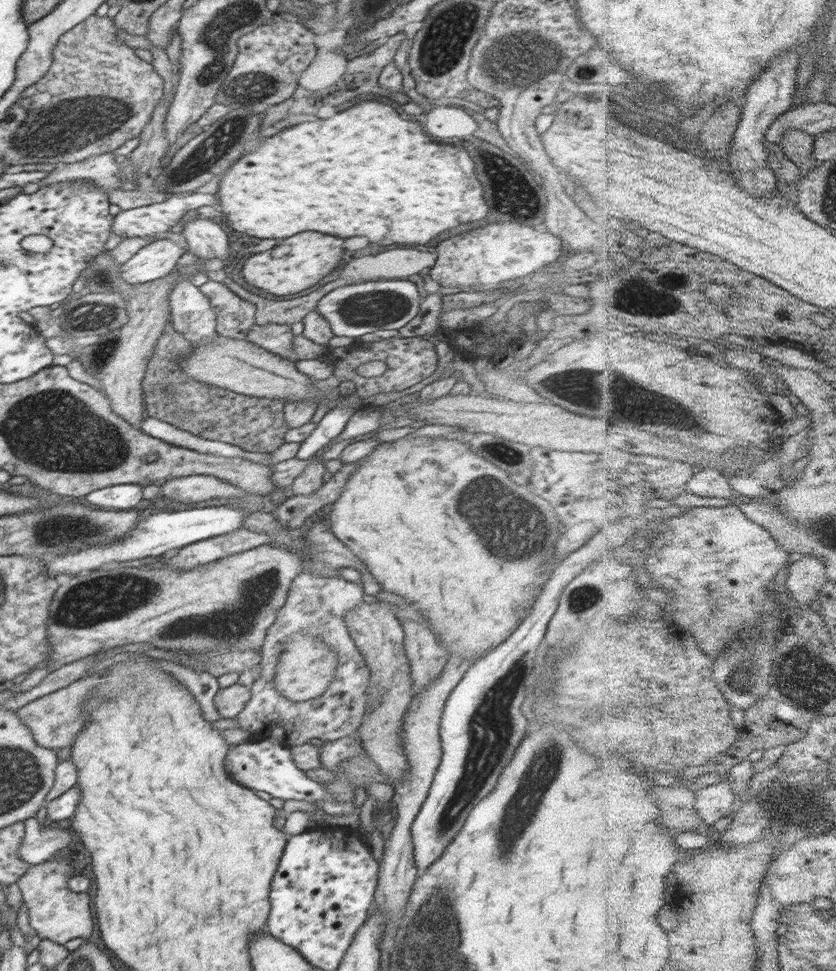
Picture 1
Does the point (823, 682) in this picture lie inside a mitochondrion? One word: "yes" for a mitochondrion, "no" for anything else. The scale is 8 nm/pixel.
yes

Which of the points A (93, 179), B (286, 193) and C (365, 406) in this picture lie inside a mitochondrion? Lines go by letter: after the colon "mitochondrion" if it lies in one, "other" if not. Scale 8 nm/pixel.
A: other
B: other
C: other

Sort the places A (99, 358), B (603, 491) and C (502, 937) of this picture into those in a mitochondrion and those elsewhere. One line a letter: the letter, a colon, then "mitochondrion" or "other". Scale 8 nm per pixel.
A: mitochondrion
B: other
C: other

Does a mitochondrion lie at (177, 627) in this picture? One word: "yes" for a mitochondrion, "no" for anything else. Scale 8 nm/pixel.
yes

